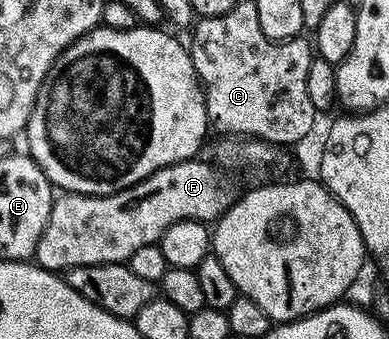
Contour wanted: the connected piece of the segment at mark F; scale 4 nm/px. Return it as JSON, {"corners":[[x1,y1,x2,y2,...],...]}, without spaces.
{"corners":[[201,159,184,160,167,166,163,170,155,170,155,174,151,174,147,178,135,182,135,186,131,186,127,190,119,190,115,194,80,196,70,192,58,195,51,206,47,226,37,243,35,253,37,267,61,274,70,268,79,266,123,264,131,258,131,254,135,254,135,250,148,244,158,243,161,235,171,226,175,226,175,222,180,220,216,222,220,220,222,214,233,203,235,192,225,185,224,178,220,176,222,173,208,159,206,159,207,161]]}

